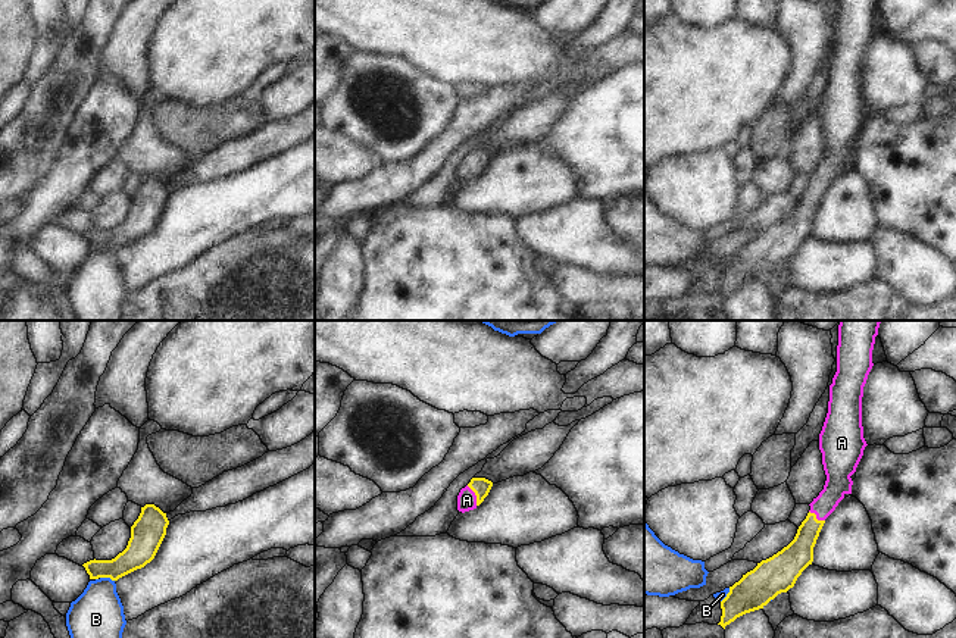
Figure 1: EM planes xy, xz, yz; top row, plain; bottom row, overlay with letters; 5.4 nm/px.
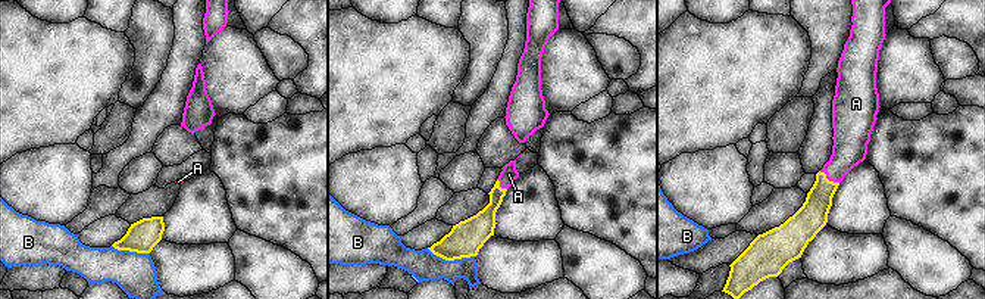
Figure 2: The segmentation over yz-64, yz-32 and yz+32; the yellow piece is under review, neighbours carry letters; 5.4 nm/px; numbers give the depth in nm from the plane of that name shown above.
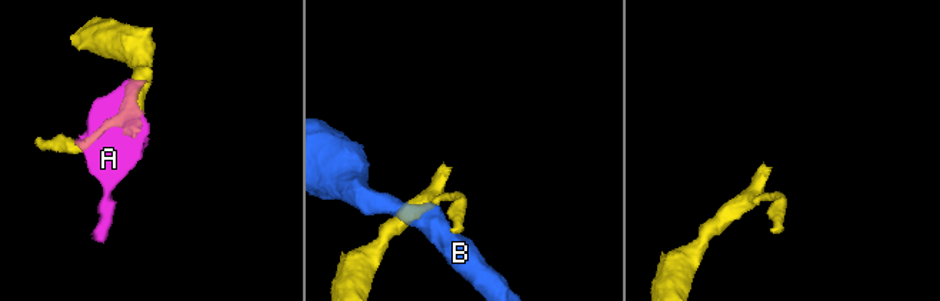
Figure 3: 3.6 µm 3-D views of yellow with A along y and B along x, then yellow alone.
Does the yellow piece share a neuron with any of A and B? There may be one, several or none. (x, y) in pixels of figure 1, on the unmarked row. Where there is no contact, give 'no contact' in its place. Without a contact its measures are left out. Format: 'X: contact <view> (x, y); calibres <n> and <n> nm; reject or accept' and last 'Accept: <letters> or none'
A: contact xz (475, 165); calibres 100 and 110 nm; accept
B: contact xy (108, 247); calibres 160 and 320 nm; reject
Accept: A

